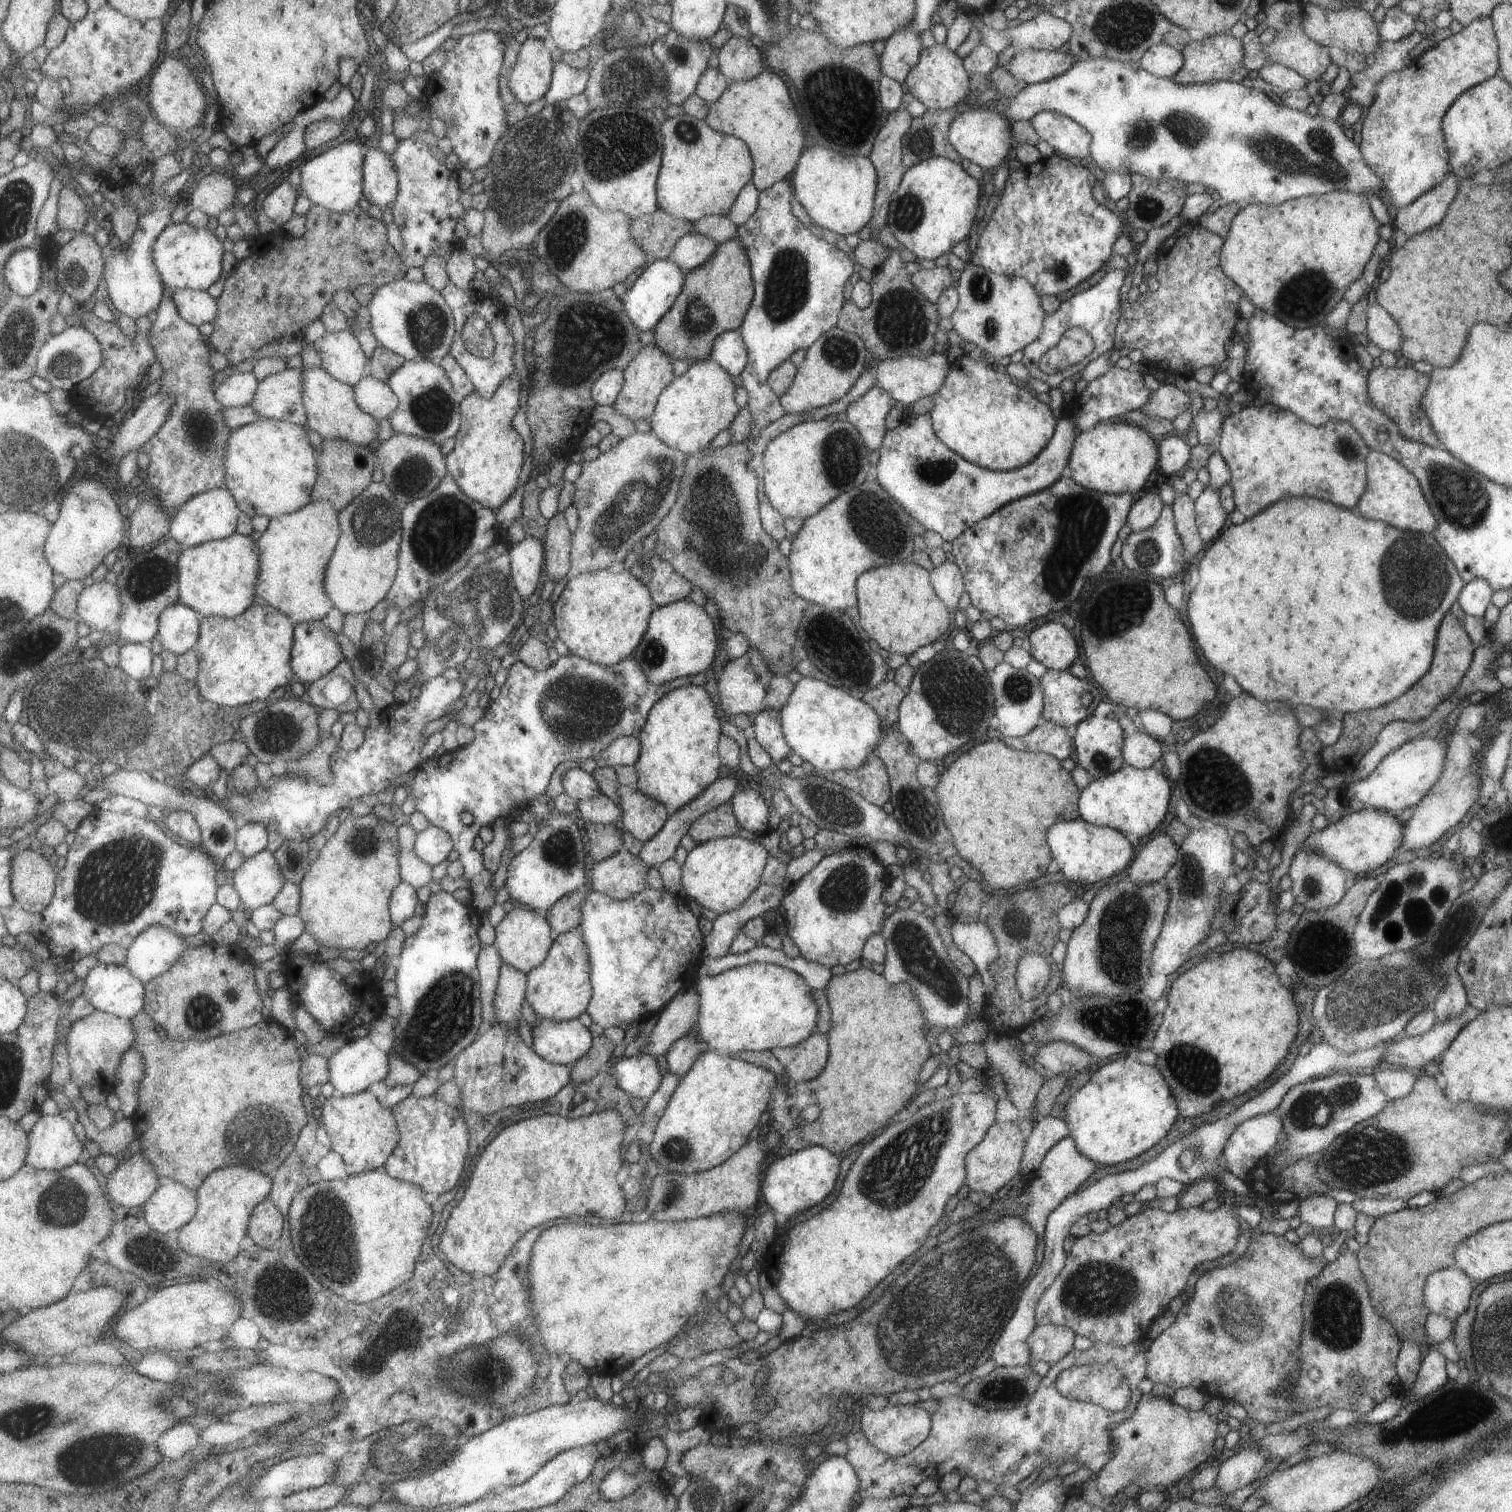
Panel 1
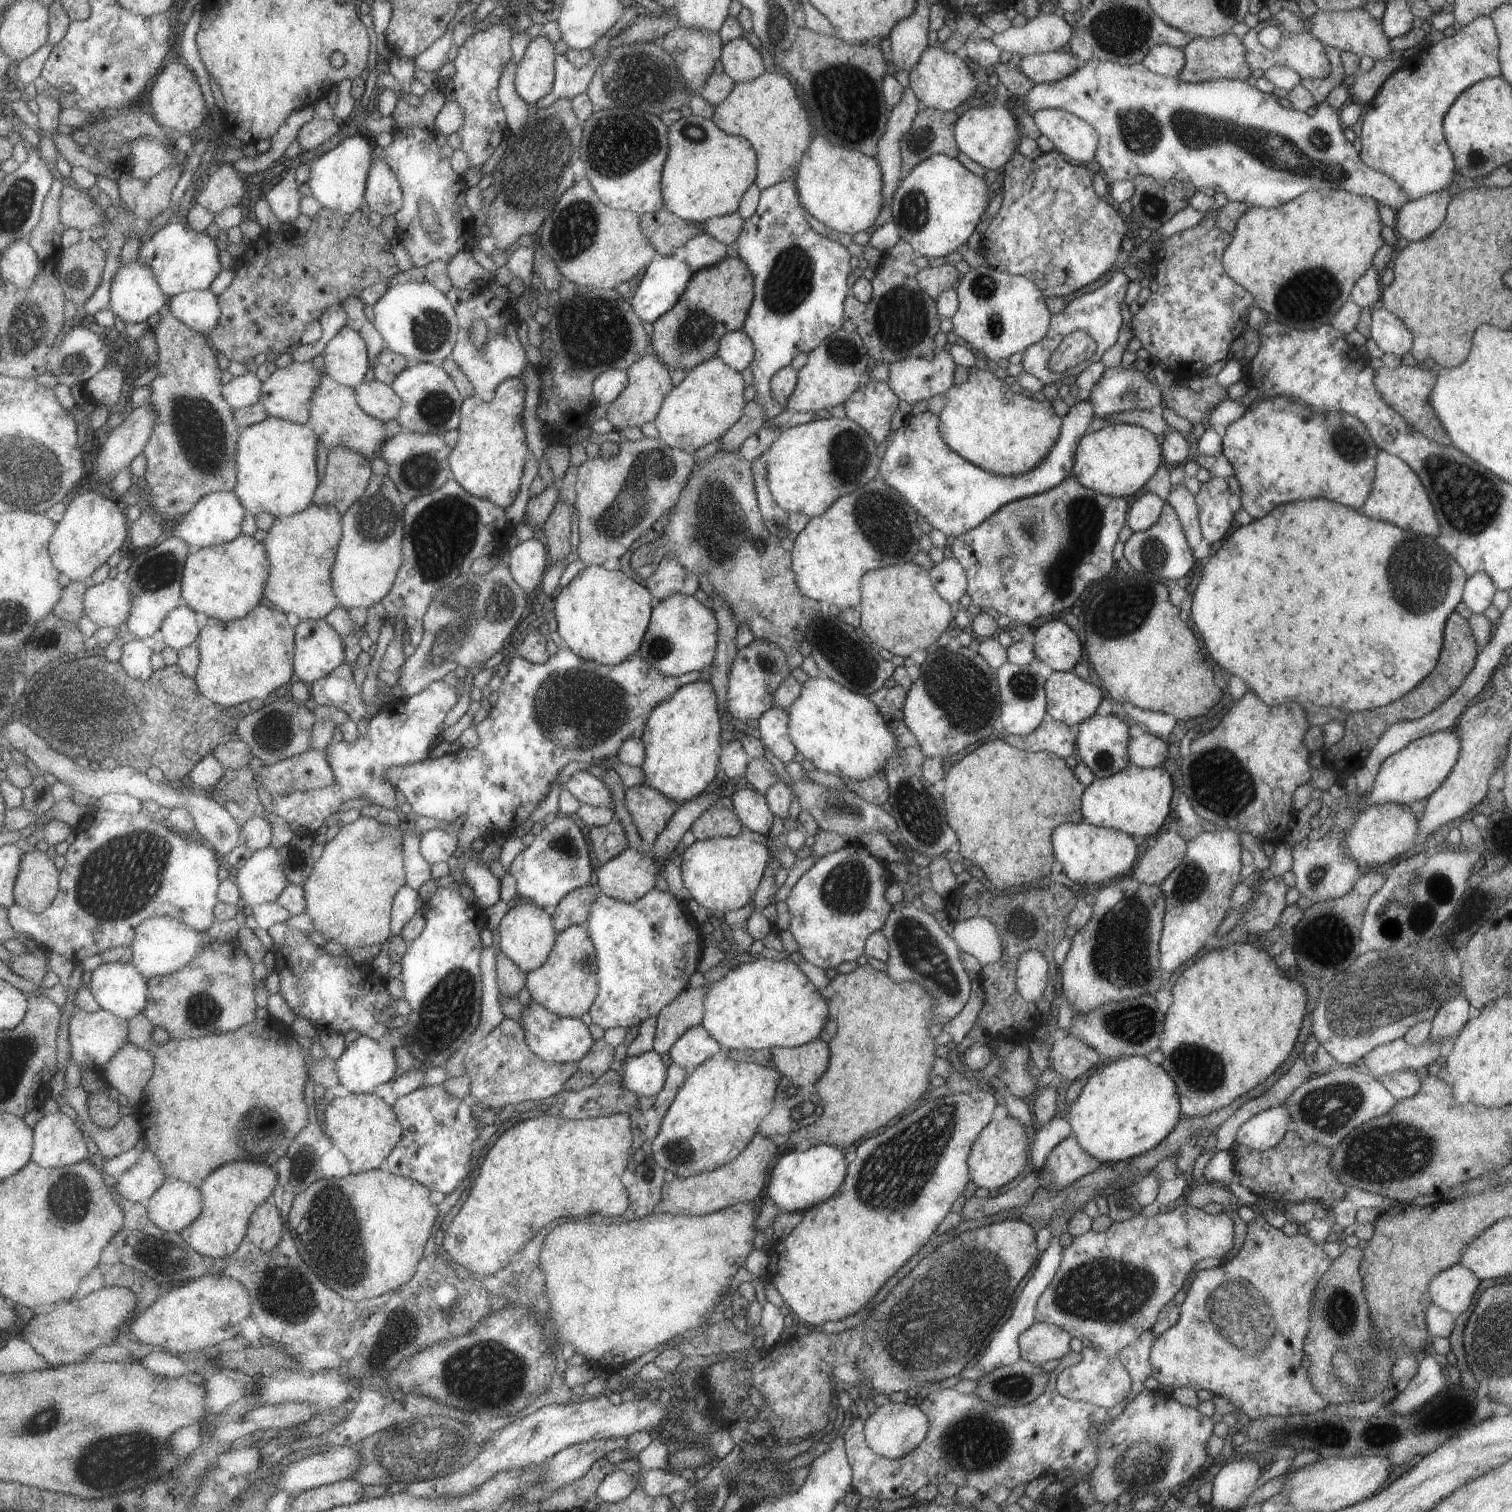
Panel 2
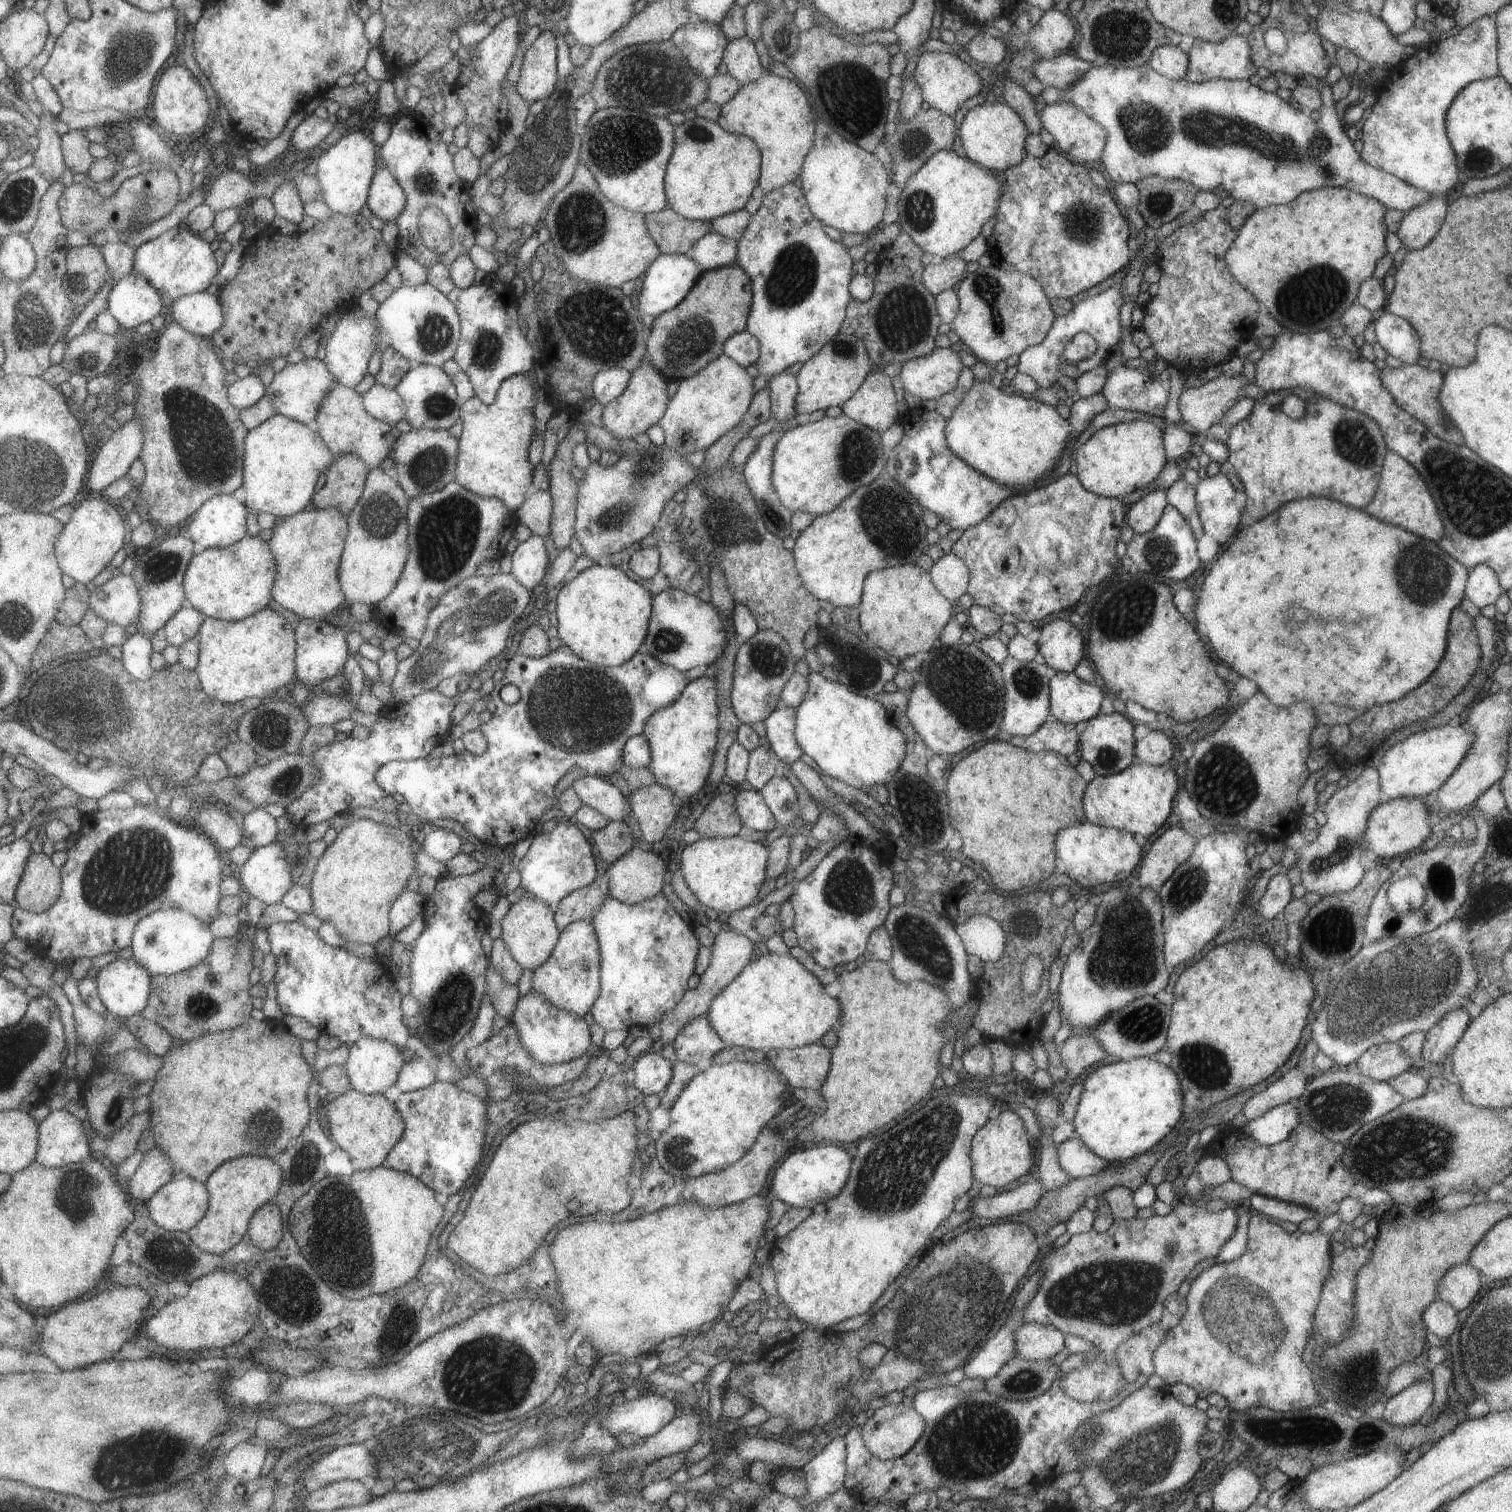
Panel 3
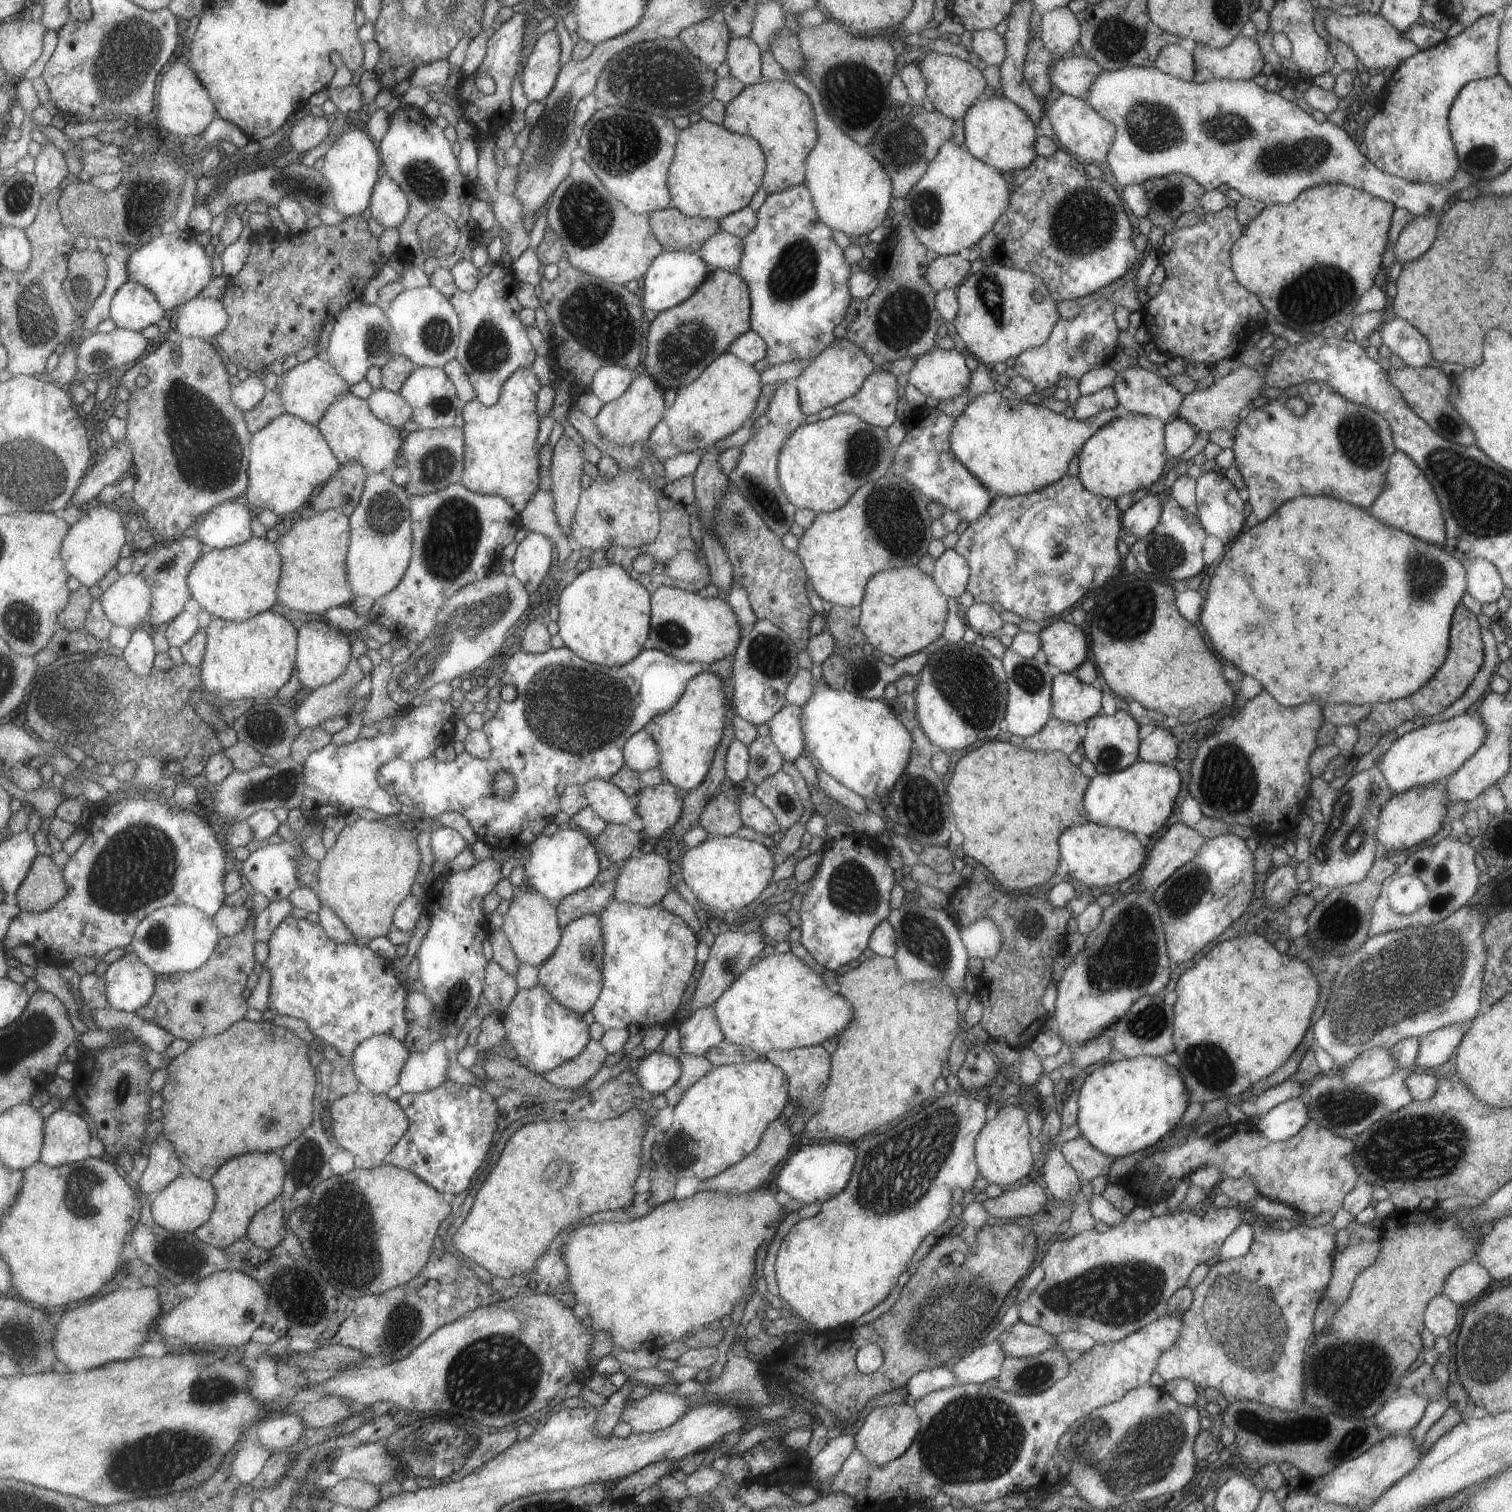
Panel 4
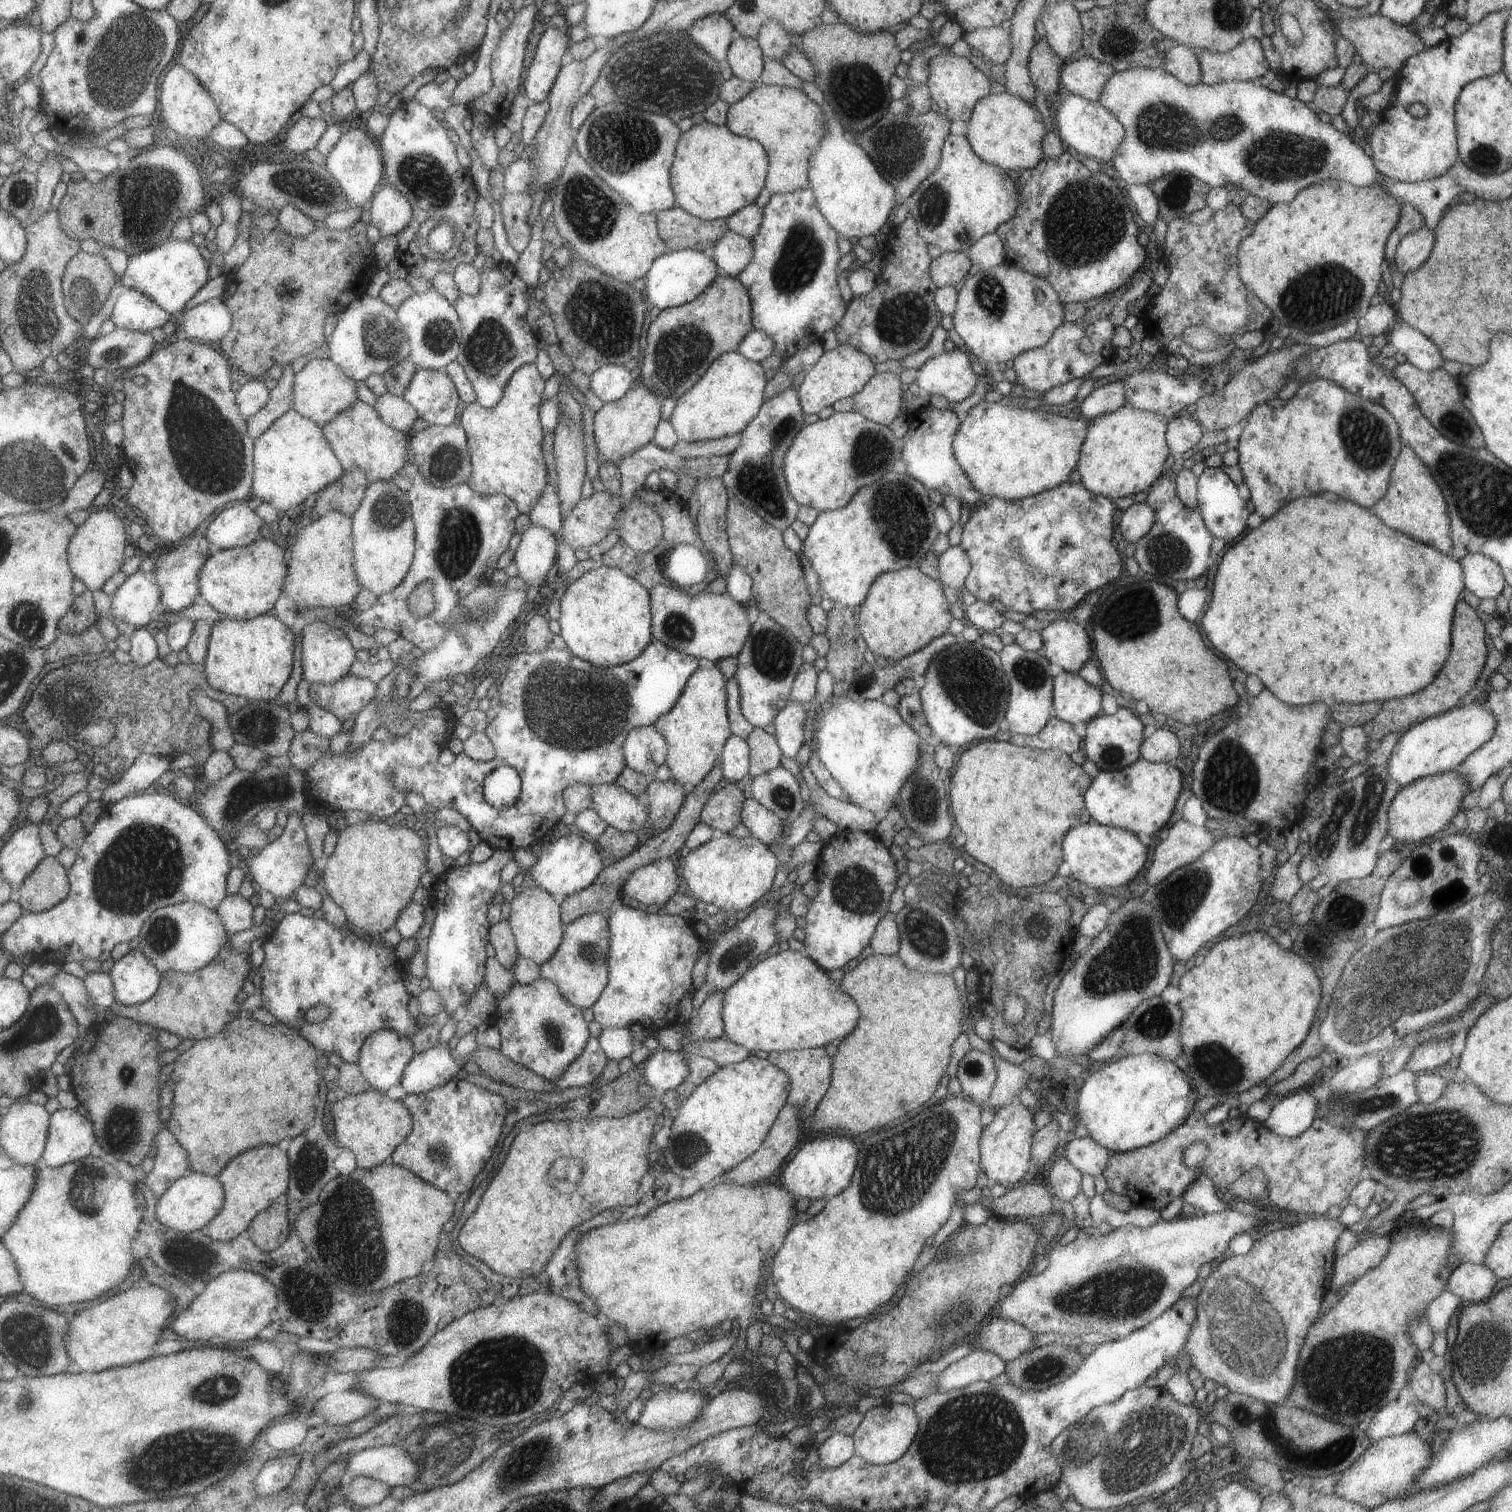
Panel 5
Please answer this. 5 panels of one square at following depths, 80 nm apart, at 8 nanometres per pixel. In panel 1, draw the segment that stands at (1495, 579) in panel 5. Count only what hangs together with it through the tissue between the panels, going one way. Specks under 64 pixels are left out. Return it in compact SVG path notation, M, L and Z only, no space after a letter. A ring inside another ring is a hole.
M1477 578L1464 584L1456 602L1465 615L1482 618L1493 592L1485 580Z

